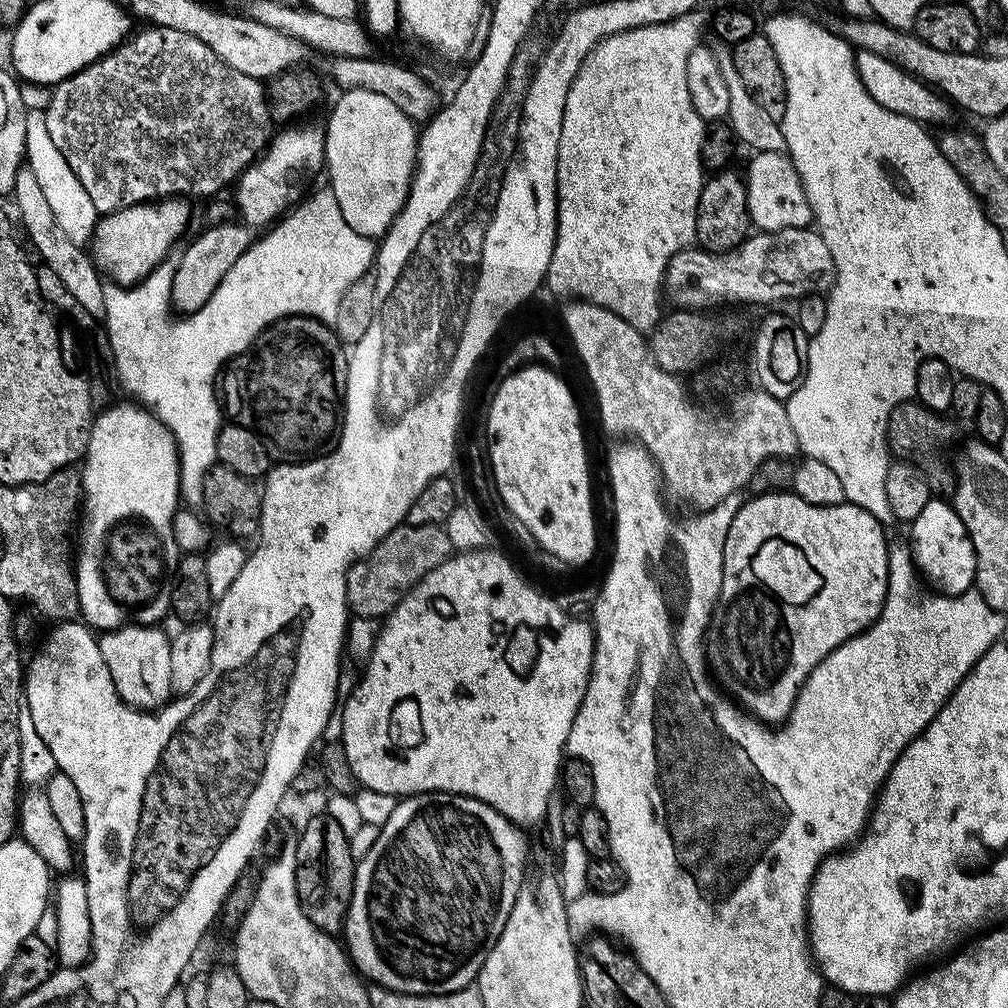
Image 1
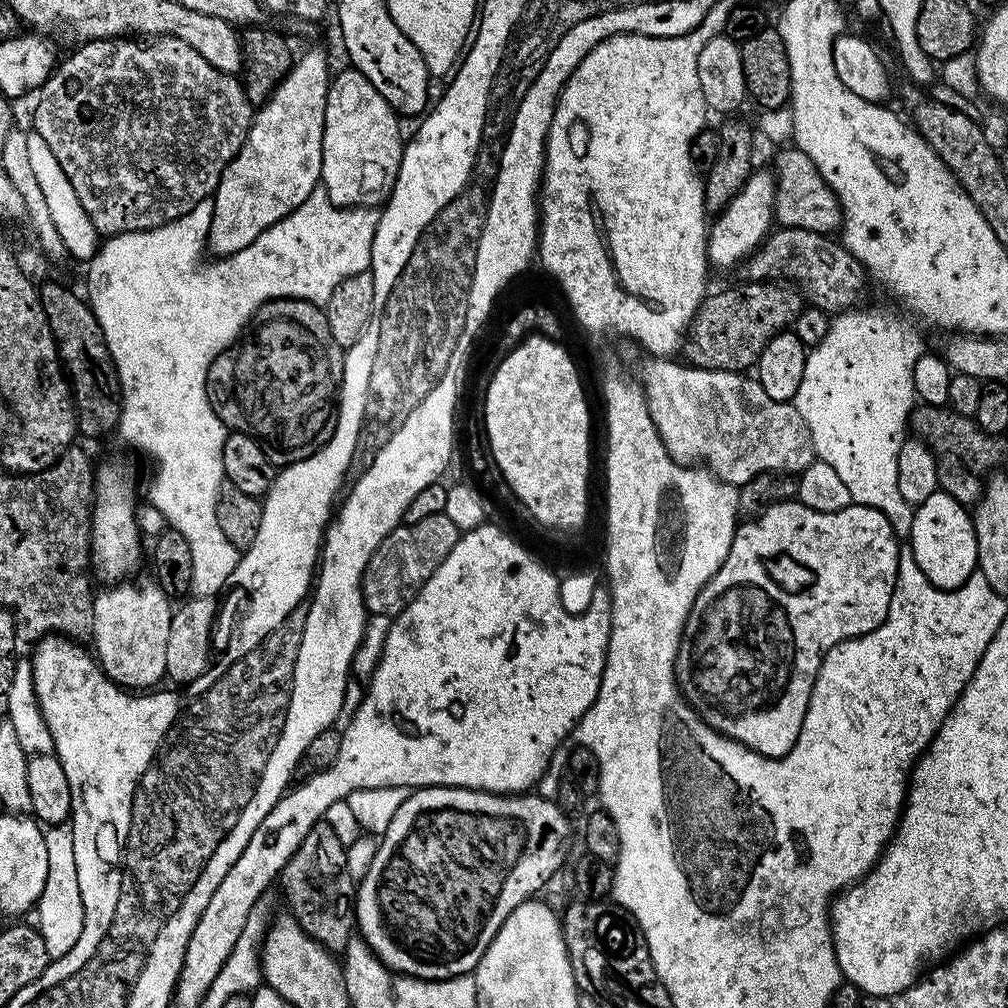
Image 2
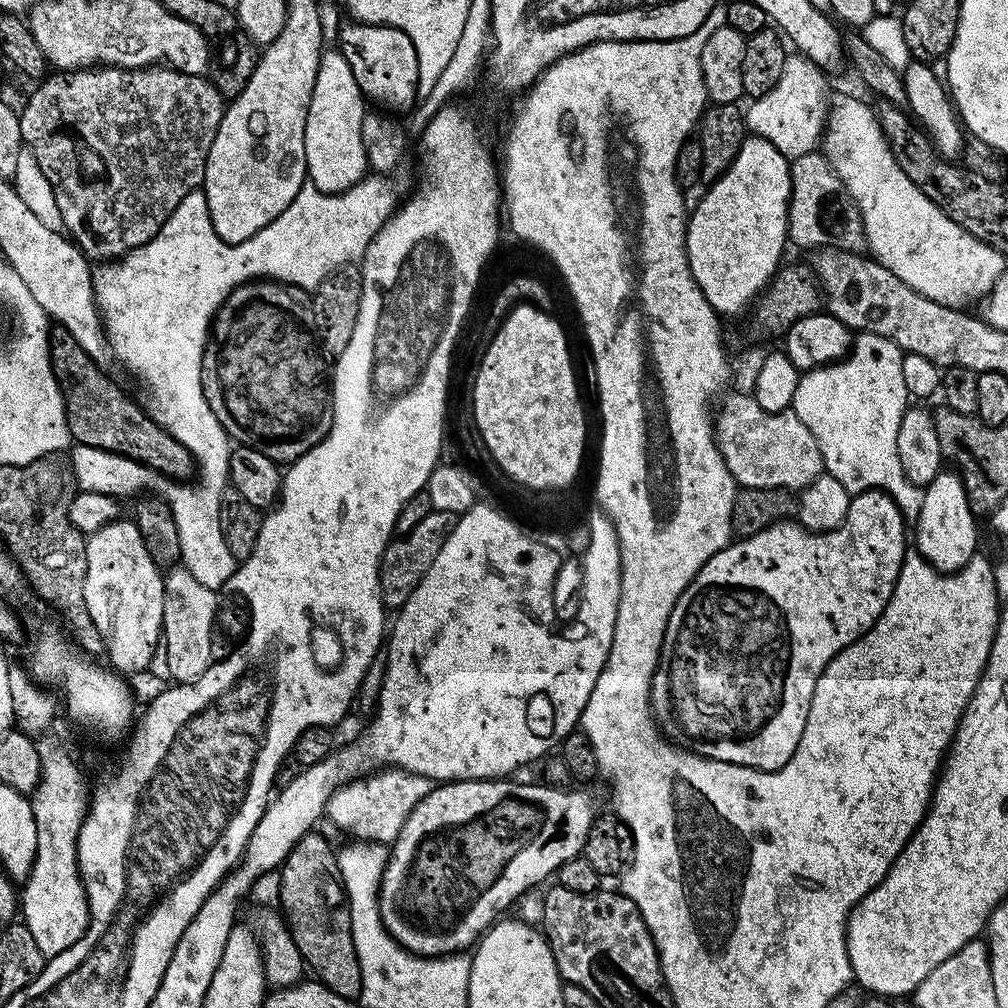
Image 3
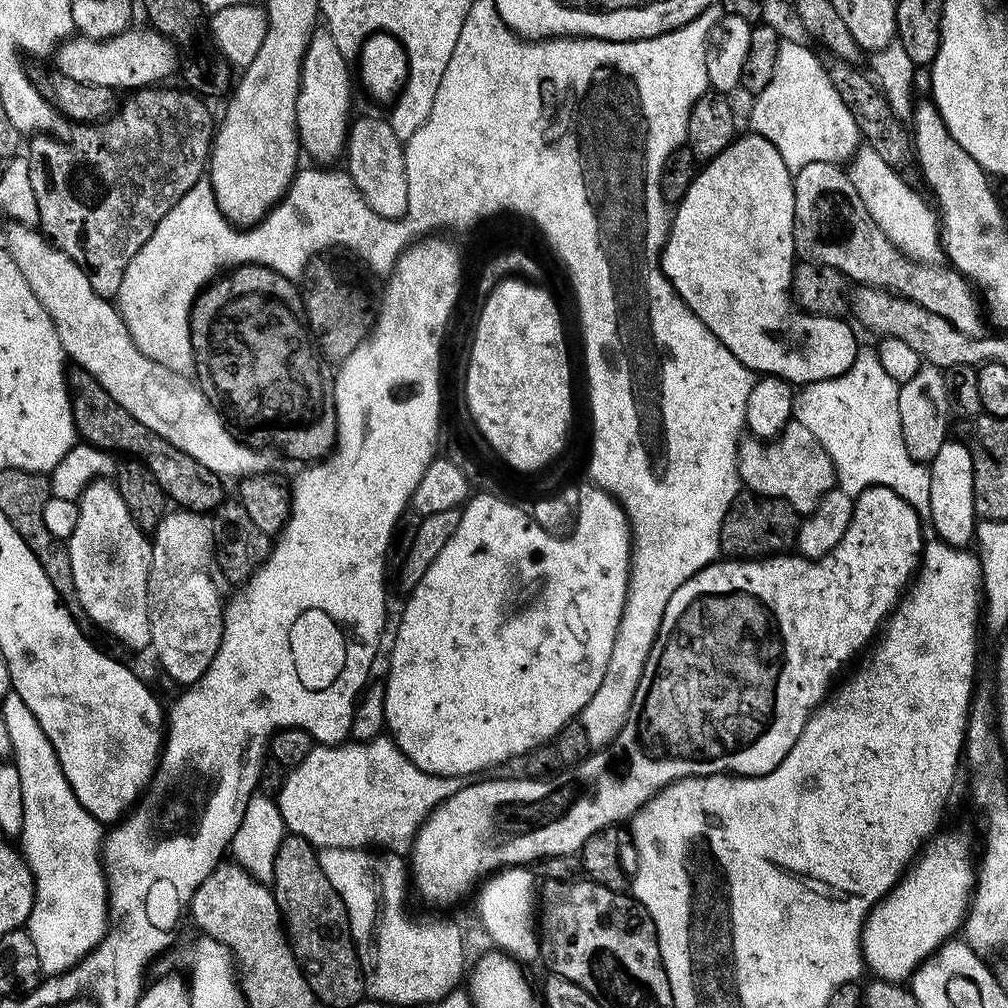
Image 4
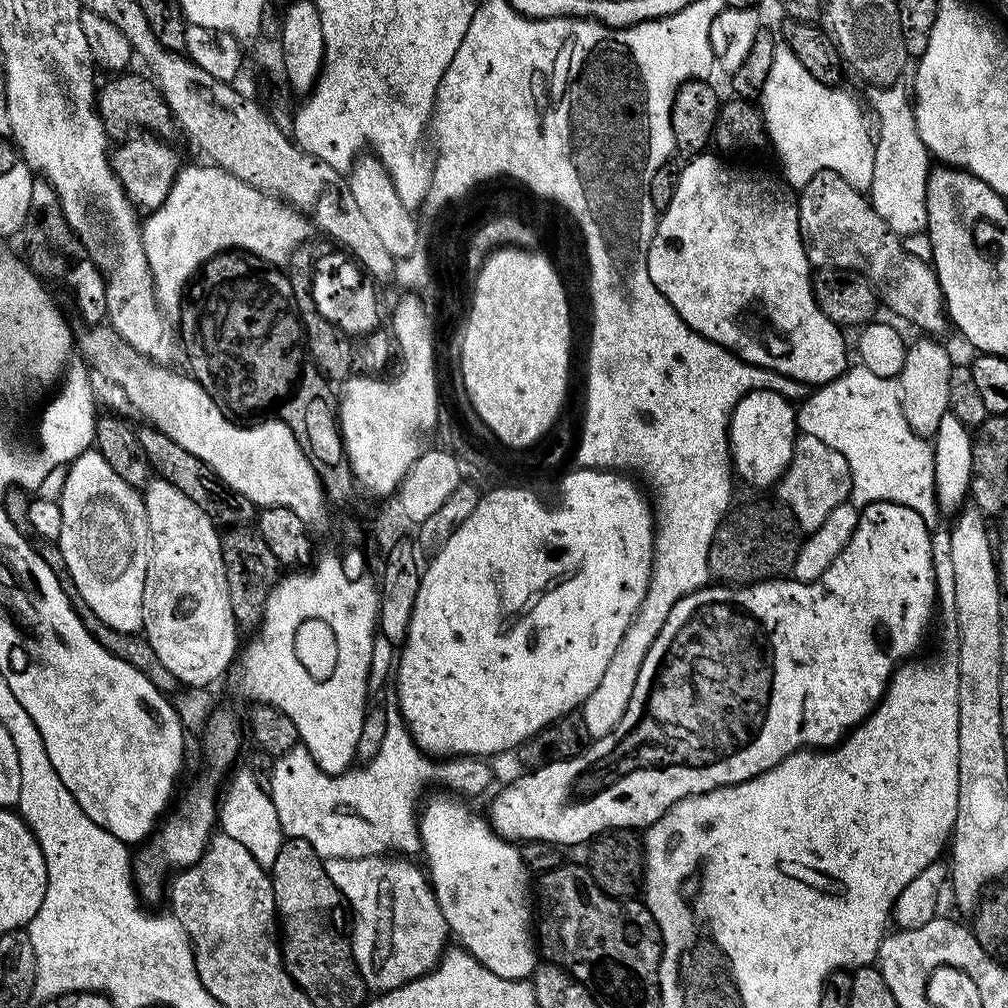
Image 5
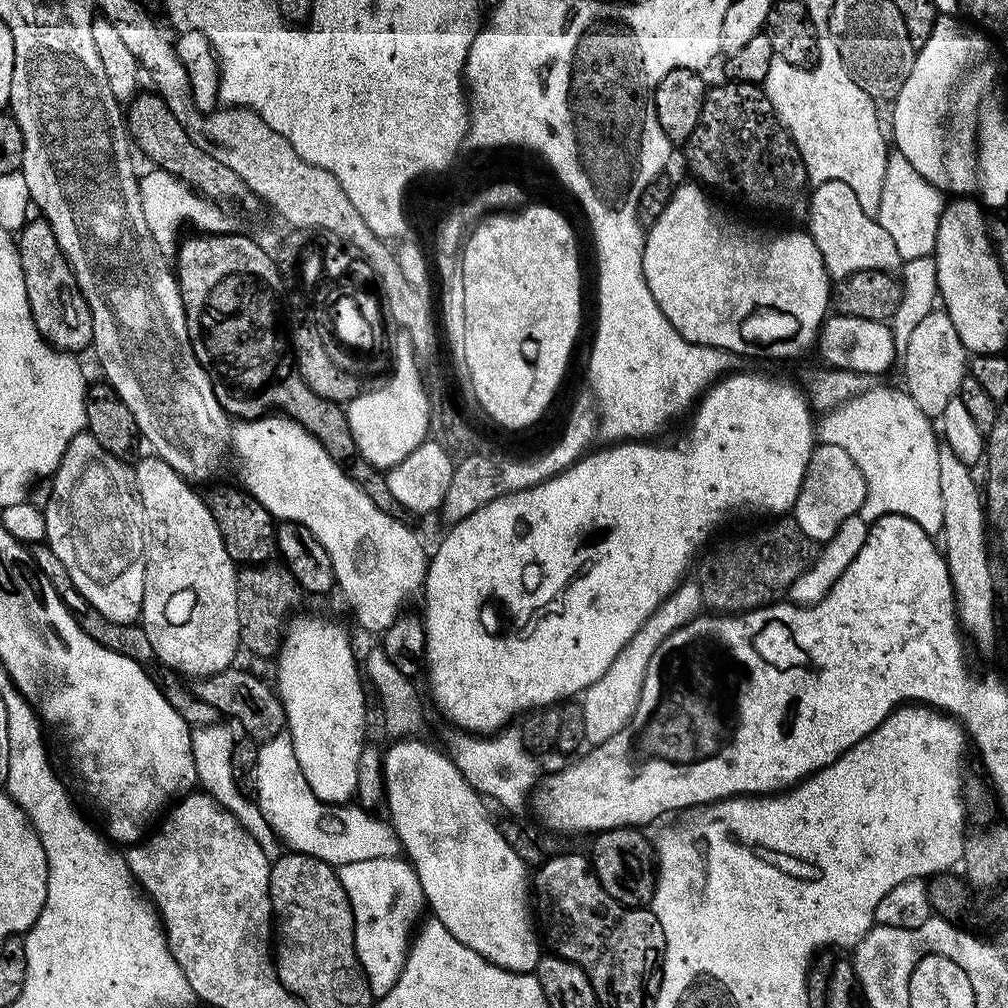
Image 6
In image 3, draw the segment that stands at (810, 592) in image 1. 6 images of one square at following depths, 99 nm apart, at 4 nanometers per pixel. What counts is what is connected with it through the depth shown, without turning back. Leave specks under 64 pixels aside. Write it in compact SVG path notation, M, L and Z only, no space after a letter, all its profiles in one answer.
M873 490L855 493L842 526L829 532L811 532L798 522L786 519L778 524L772 524L769 528L763 528L753 536L733 539L728 547L718 550L718 554L714 554L704 563L702 570L698 570L695 578L688 583L666 622L666 634L660 647L660 661L652 679L653 717L673 716L677 726L684 731L685 738L689 740L687 743L691 751L711 760L757 768L763 772L776 772L782 766L786 766L804 733L810 702L814 698L814 686L818 686L822 670L826 670L828 663L841 650L854 643L859 636L865 636L869 632L882 614L882 610L886 610L894 594L894 582L898 582L898 574L902 570L906 551L904 527L906 521L896 503L884 492Z

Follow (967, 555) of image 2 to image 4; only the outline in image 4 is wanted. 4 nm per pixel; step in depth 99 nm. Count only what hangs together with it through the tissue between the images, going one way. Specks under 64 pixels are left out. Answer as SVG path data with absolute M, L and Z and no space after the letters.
M954 440L944 441L941 449L935 454L934 458L929 461L928 469L930 472L930 512L931 529L936 530L935 535L946 541L947 544L956 547L967 547L970 540L975 539L976 529L978 526L978 517L974 510L973 498L973 459L970 456L967 443L963 441L954 442Z

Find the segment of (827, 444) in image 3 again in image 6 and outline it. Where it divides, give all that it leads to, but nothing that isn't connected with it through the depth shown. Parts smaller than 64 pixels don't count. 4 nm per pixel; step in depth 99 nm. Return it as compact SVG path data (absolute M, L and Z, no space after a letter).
M865 387L831 412L823 413L818 420L818 440L846 450L862 470L862 478L866 478L866 498L860 507L863 520L871 522L886 514L902 514L922 526L924 464L938 464L938 432L930 417L914 406L914 398L896 388Z

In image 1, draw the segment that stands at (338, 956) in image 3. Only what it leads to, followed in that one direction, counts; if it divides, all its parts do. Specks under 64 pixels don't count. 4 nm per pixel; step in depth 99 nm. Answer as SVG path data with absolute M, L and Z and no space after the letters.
M330 815L312 816L300 832L296 846L296 885L302 914L318 926L318 930L340 934L352 901L357 861L350 850L349 833L344 832Z

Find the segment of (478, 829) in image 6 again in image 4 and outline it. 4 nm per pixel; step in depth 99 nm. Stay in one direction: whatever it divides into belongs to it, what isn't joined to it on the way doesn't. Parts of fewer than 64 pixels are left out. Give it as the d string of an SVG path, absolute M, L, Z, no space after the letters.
M517 866L503 869L487 877L479 885L480 897L476 900L476 912L484 932L493 940L499 951L517 962L536 960L540 954L538 935L538 880L533 869Z

